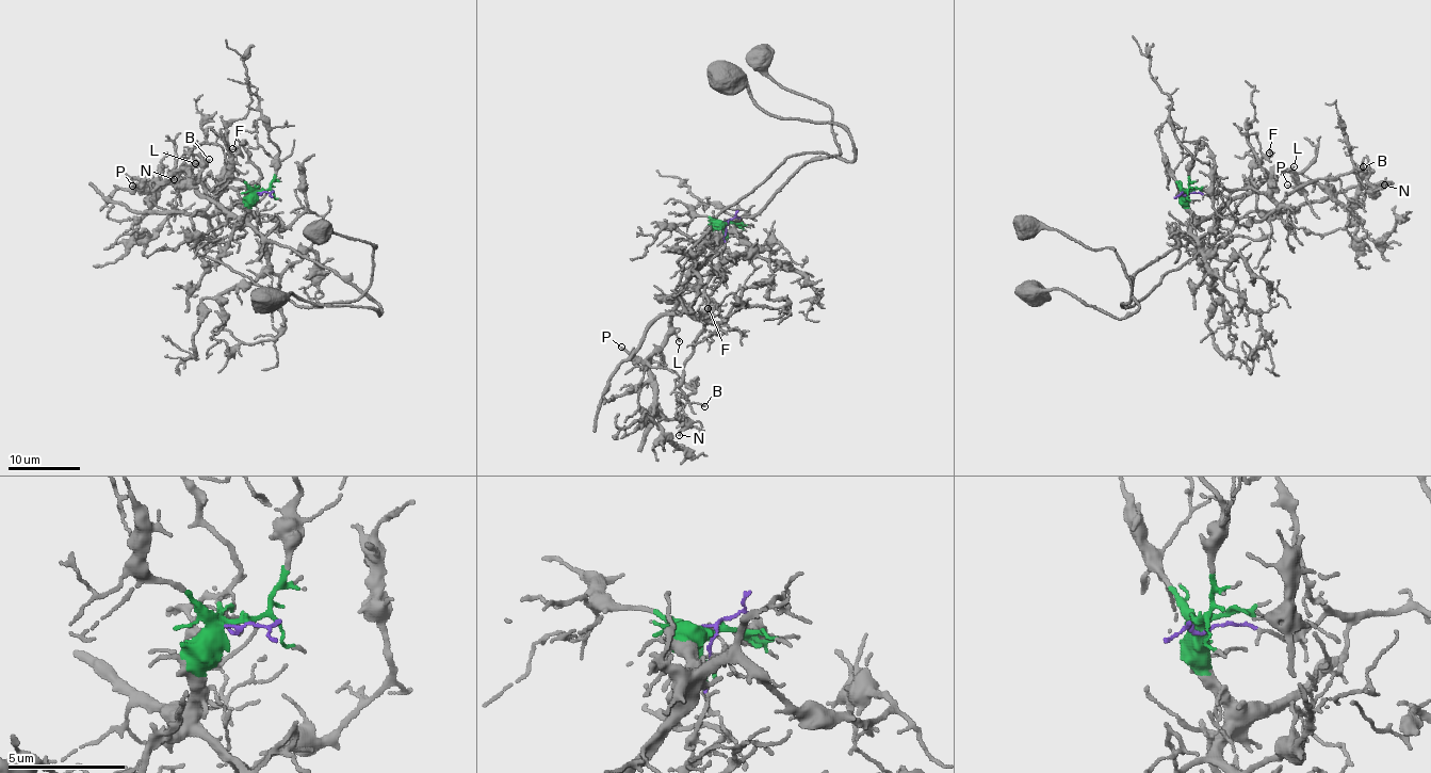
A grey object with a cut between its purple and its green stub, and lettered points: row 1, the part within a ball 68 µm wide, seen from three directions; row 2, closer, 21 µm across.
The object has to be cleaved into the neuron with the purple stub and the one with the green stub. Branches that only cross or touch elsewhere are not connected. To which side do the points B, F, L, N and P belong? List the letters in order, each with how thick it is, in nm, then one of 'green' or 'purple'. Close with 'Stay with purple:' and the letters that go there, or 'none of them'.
B: calibre 100 nm; purple
F: calibre 140 nm; purple
L: calibre 100 nm; green
N: calibre 170 nm; green
P: calibre 120 nm; green
Stay with purple: B, F

